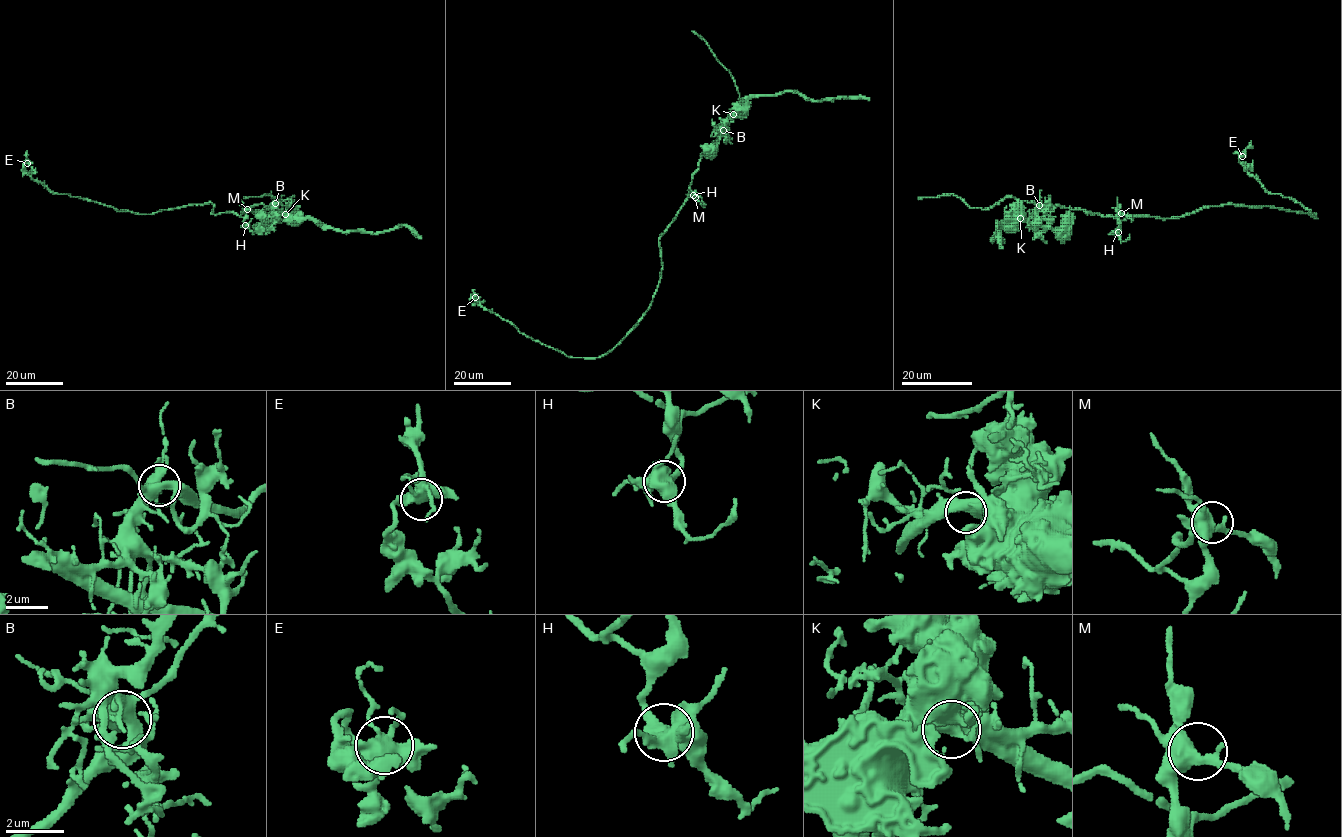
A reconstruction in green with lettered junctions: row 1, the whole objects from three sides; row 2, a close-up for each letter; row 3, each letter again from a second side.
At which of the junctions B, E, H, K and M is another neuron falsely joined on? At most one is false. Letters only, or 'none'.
K

